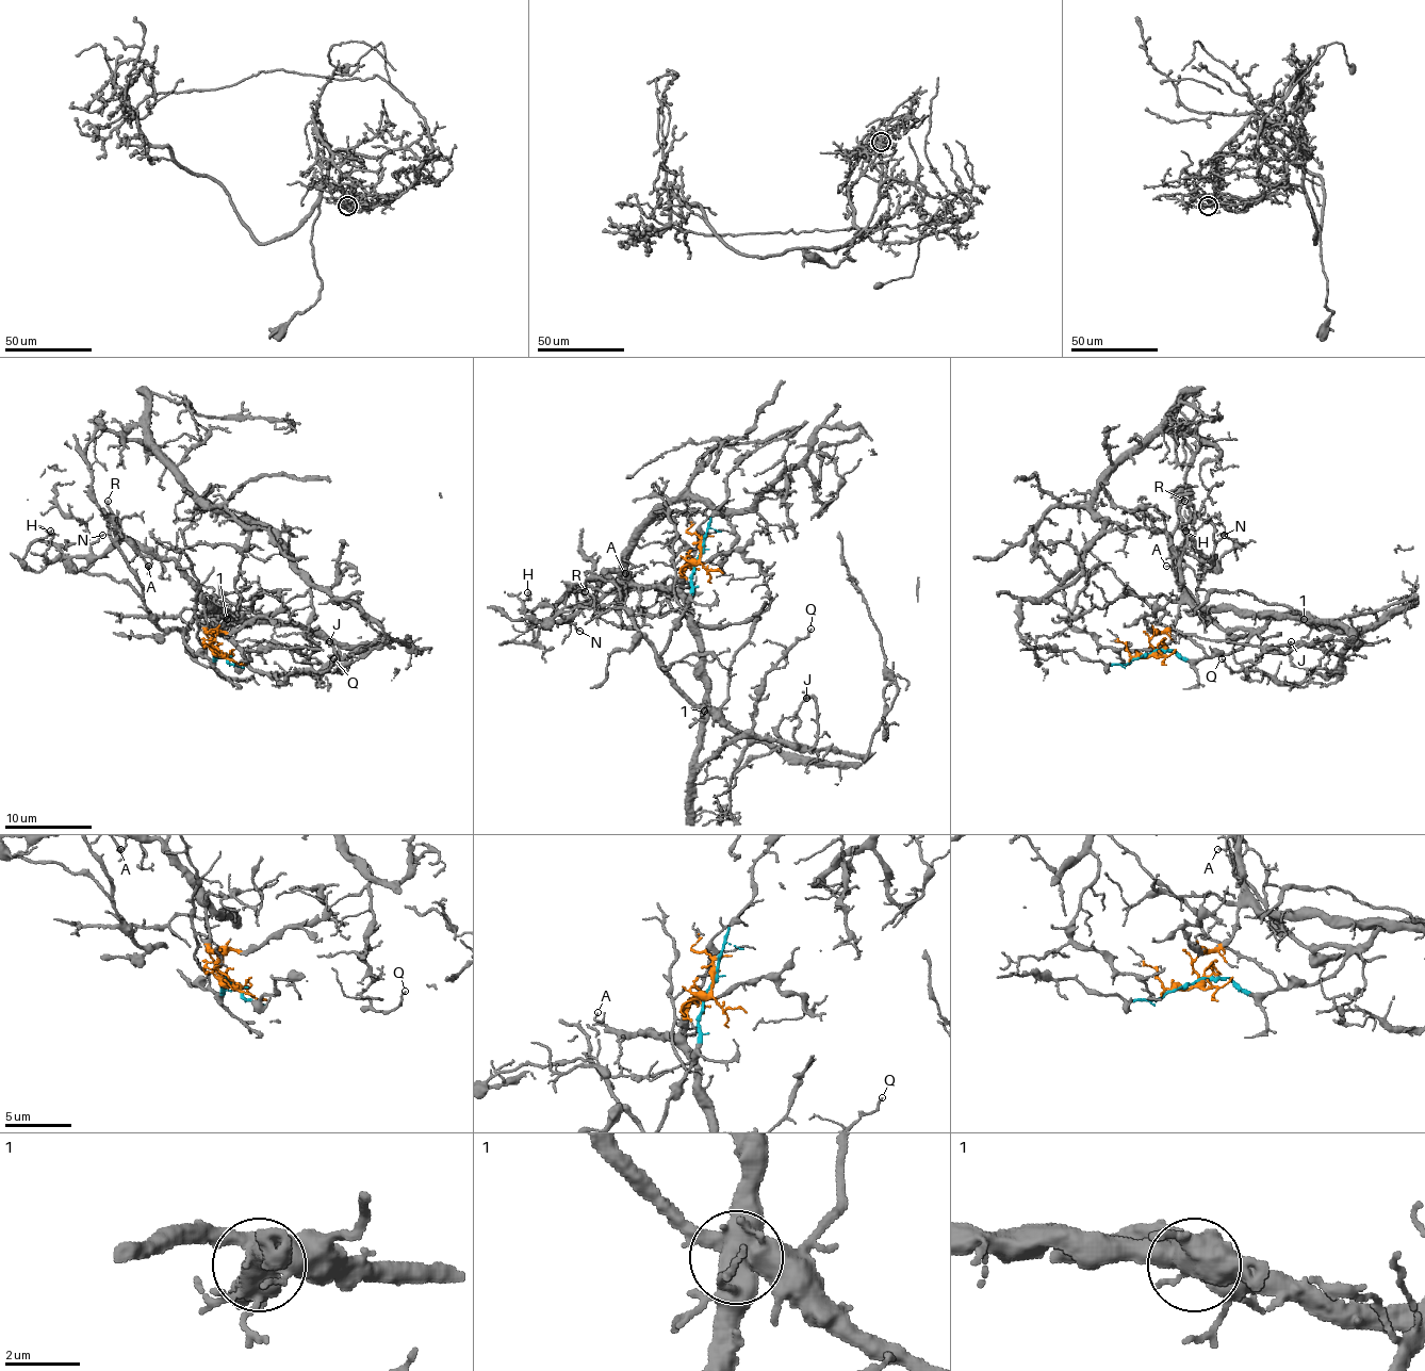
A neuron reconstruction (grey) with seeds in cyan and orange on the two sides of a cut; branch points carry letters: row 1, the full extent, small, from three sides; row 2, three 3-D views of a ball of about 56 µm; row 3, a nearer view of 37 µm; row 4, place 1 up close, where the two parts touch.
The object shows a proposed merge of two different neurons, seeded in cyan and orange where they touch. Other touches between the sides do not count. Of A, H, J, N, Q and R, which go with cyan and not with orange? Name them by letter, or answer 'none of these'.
none of these

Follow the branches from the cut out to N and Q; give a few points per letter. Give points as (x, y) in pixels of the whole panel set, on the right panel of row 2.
N: (1148, 654), (1152, 654), (1176, 619), (1180, 589), (1178, 550), (1190, 539), (1209, 556), (1213, 545), (1224, 535)
Q: (1148, 654), (1182, 604), (1324, 621), (1357, 635), (1330, 671), (1298, 683), (1232, 671), (1222, 658)

